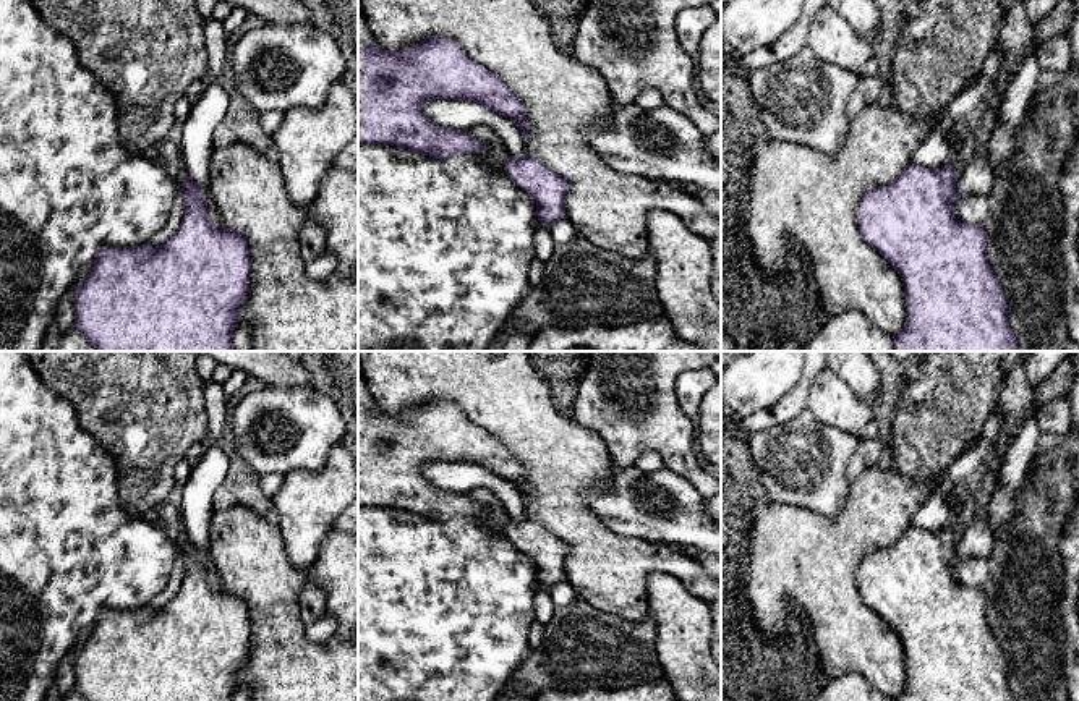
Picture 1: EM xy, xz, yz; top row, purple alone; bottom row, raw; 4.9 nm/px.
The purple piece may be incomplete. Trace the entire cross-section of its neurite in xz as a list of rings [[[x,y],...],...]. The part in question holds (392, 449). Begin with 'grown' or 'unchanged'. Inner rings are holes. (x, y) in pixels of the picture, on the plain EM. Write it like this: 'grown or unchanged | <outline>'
unchanged | [[[433,398],[403,414],[358,405],[358,508],[397,508],[433,521],[484,515],[486,508],[468,494],[439,489],[424,478],[423,466],[433,461],[473,463],[509,481],[523,503],[530,495],[522,465],[497,437],[473,424],[454,401]]]

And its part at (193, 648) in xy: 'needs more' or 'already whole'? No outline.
already whole

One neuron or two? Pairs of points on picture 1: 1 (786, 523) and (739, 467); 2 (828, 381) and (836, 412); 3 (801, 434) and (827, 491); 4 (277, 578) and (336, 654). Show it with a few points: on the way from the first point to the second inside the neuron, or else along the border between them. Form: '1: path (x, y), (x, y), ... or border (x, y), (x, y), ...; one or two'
1: border (768, 499), (754, 509), (752, 531), (749, 535); two
2: path (828, 389), (828, 395), (835, 403); one
3: path (801, 449), (801, 460), (814, 476); one
4: path (277, 603), (277, 620), (311, 654); one

